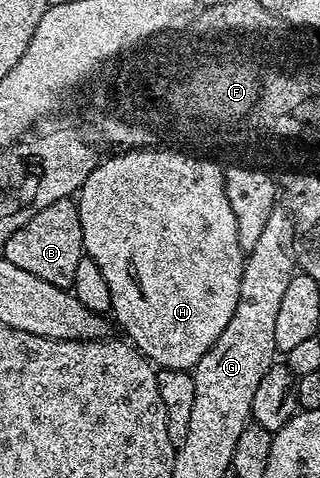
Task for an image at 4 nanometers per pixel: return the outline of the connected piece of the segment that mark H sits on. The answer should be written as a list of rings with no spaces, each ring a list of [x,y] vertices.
[[[144,149],[122,151],[110,154],[110,159],[102,158],[97,167],[83,181],[81,190],[75,196],[79,209],[79,225],[83,225],[83,245],[85,255],[99,265],[103,278],[107,280],[107,289],[111,289],[109,311],[117,318],[119,326],[125,330],[124,338],[136,347],[150,363],[161,369],[179,369],[189,371],[219,341],[219,333],[227,329],[227,321],[235,313],[235,305],[241,300],[241,278],[245,268],[246,252],[239,245],[239,229],[235,227],[235,213],[231,213],[231,204],[227,201],[225,172],[222,164],[212,163],[209,159],[200,159],[200,154],[184,155],[181,149]]]

